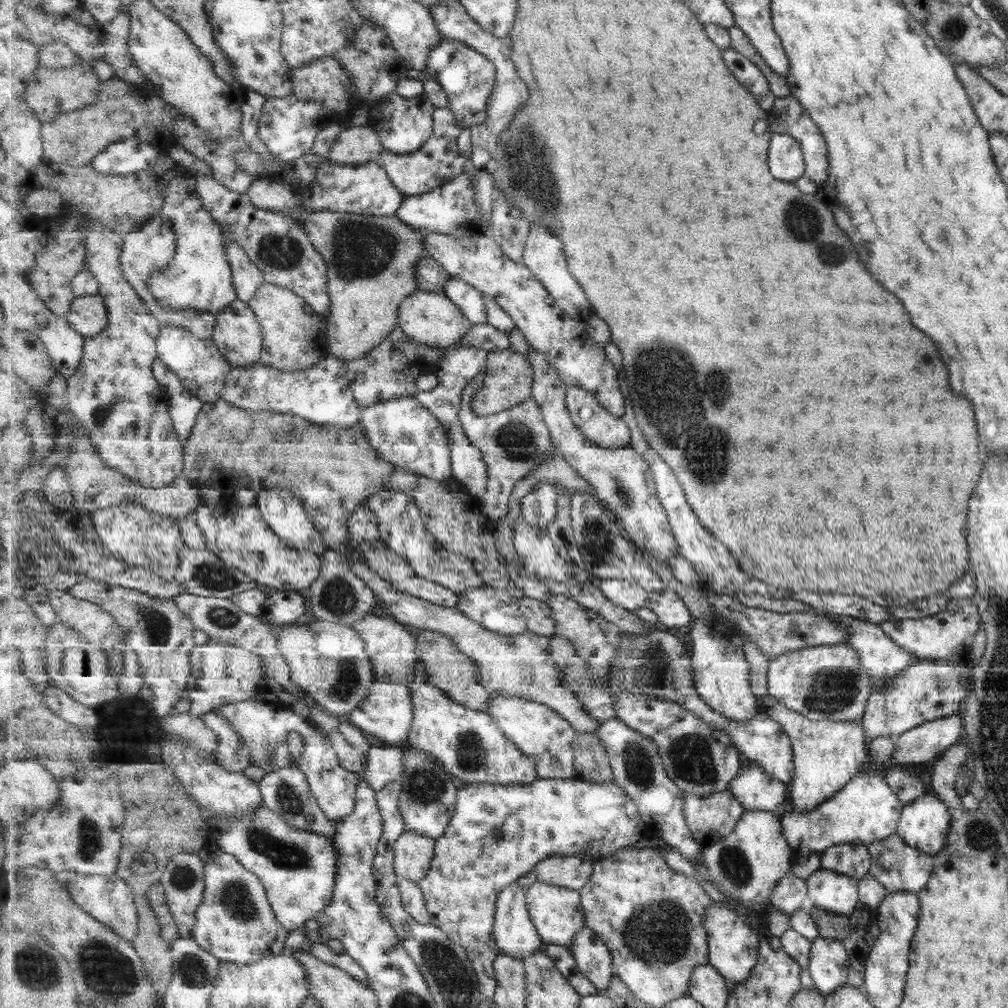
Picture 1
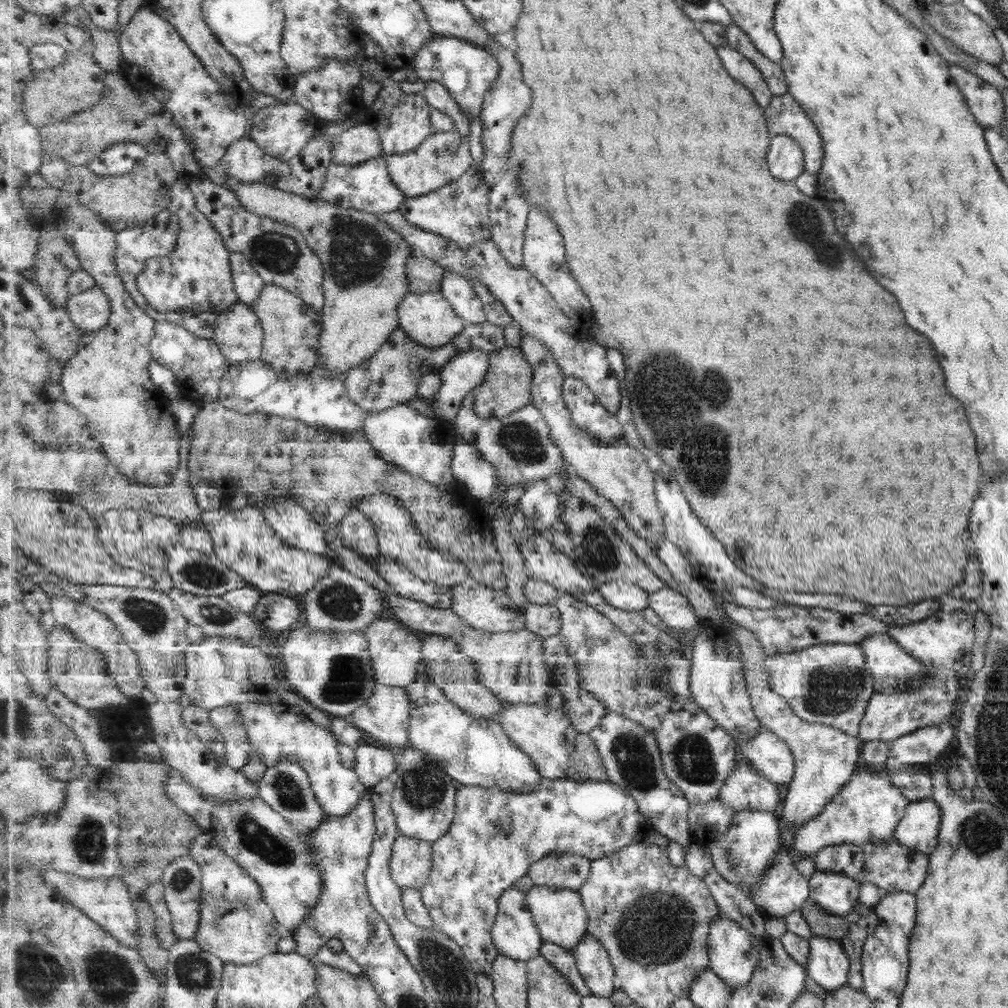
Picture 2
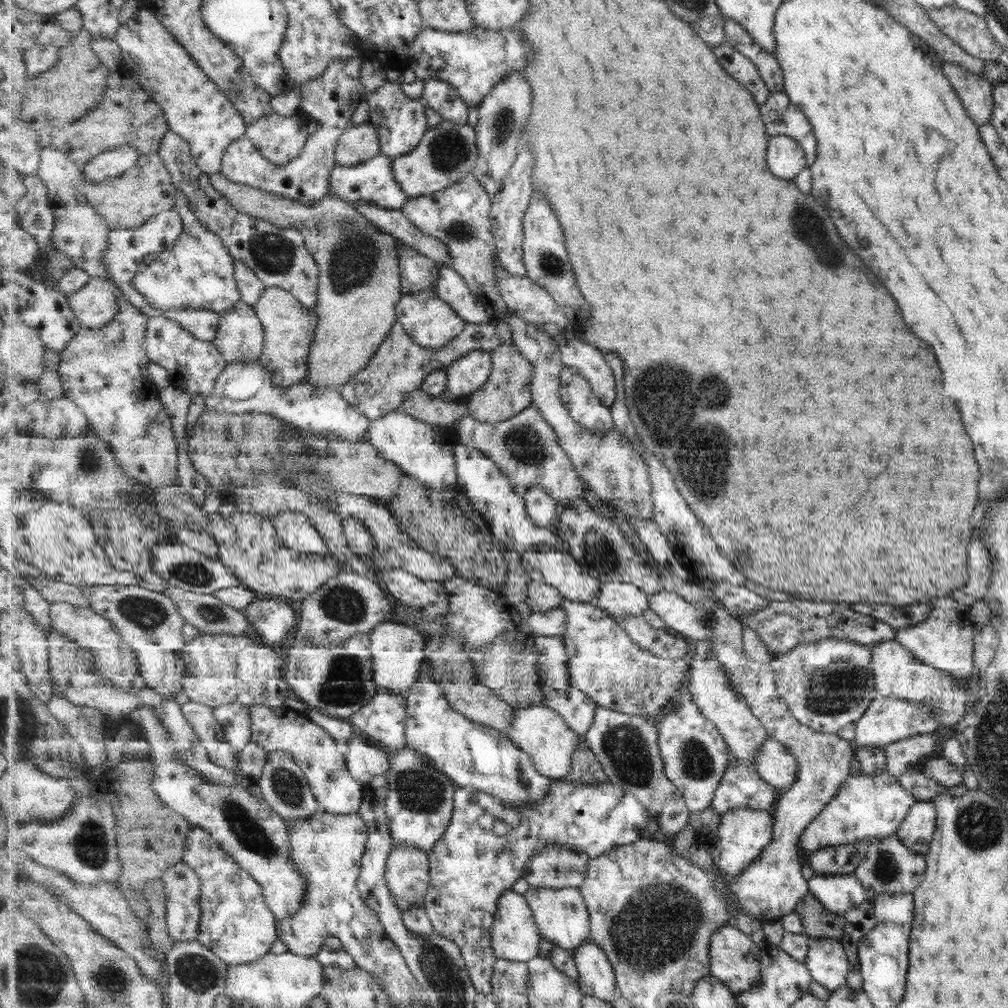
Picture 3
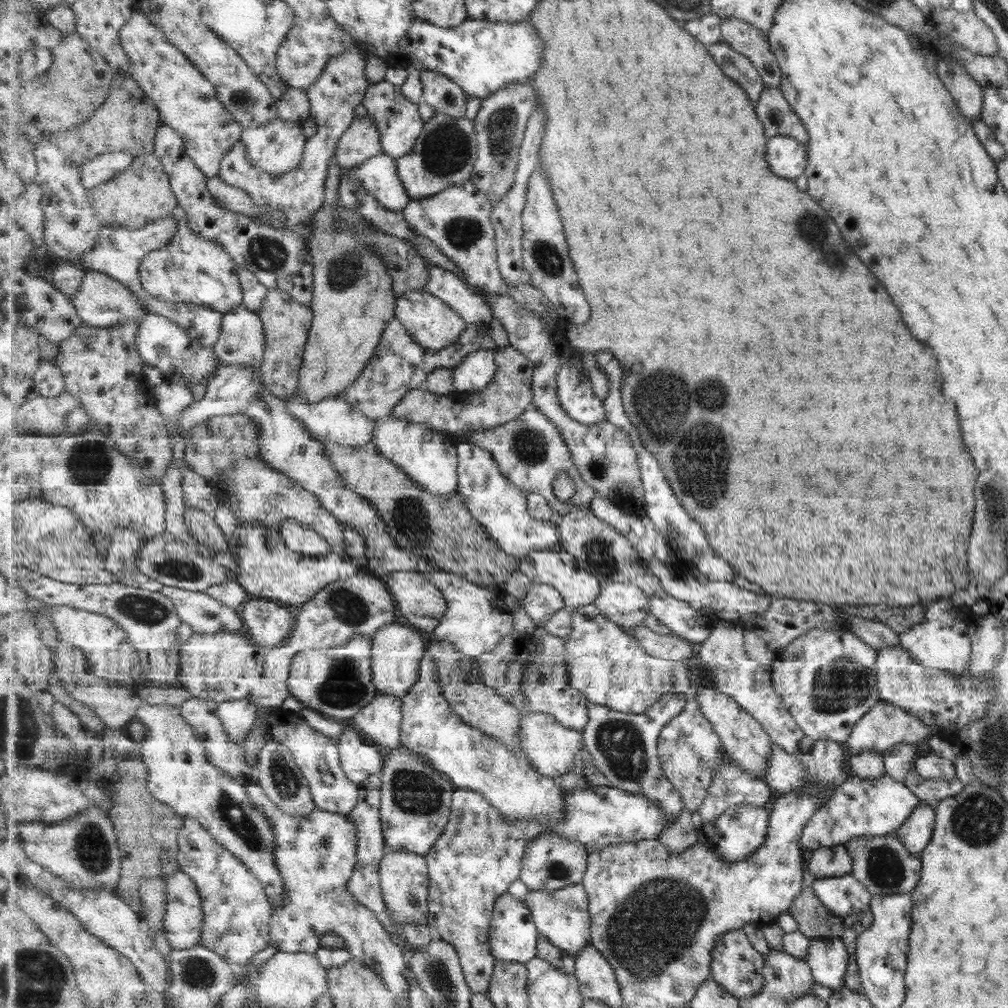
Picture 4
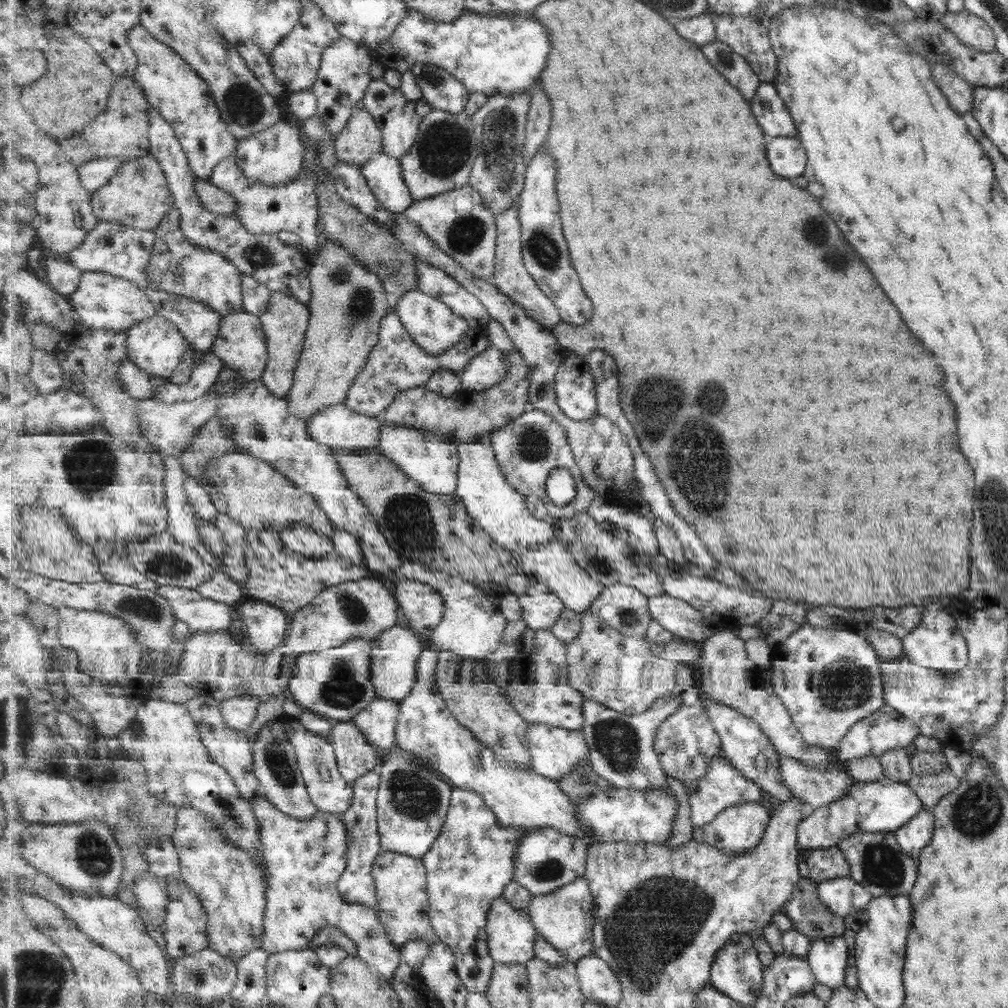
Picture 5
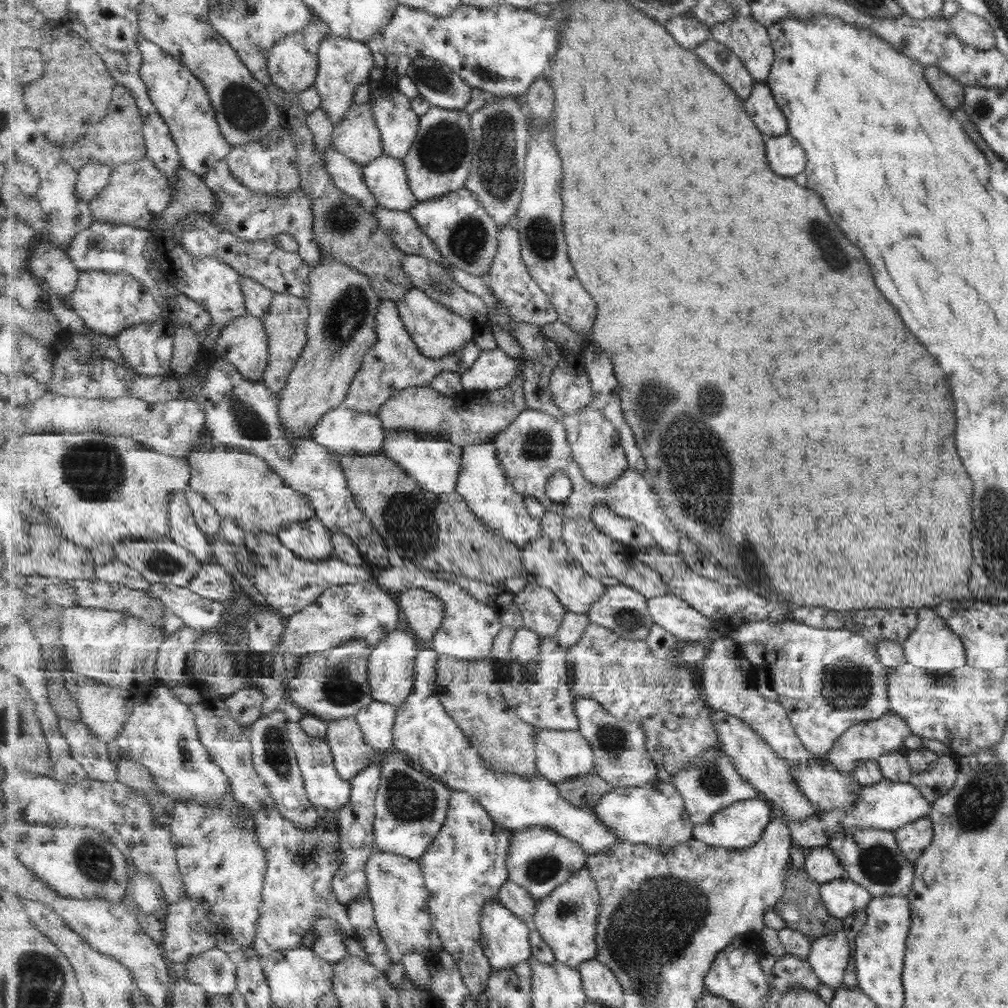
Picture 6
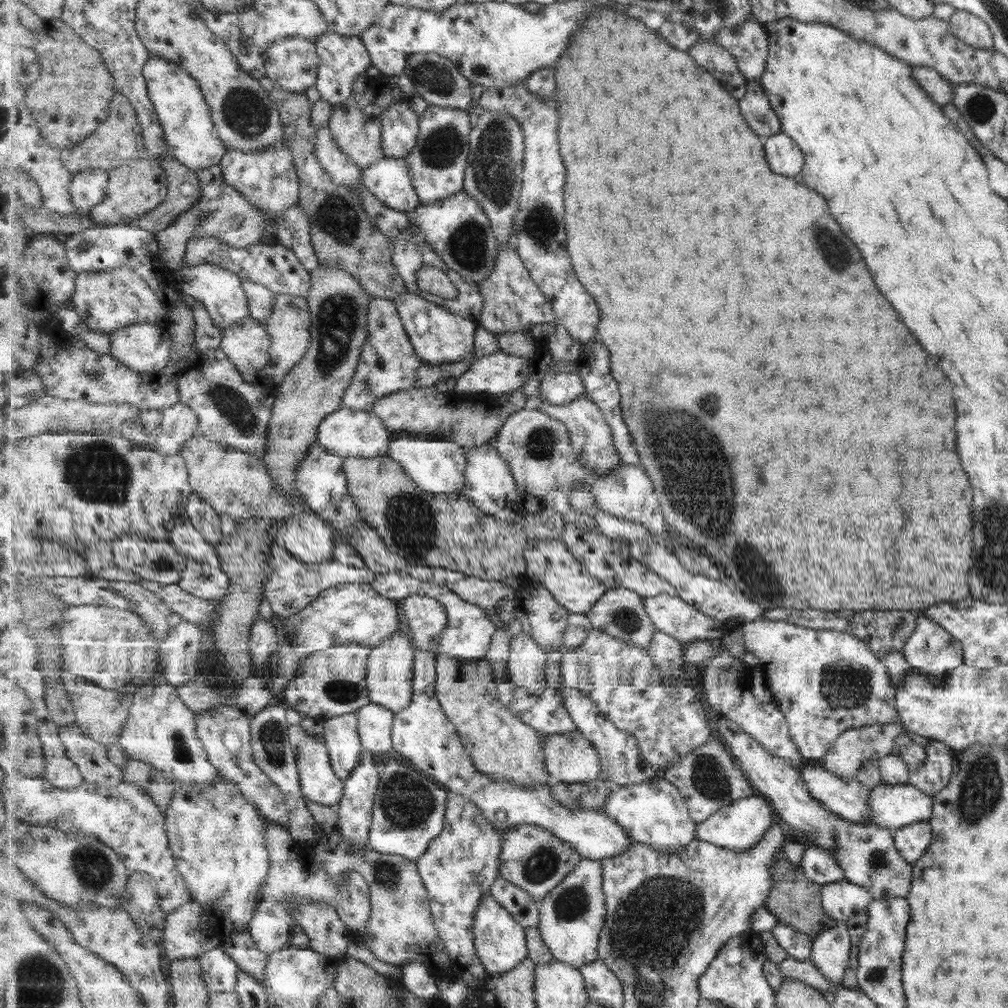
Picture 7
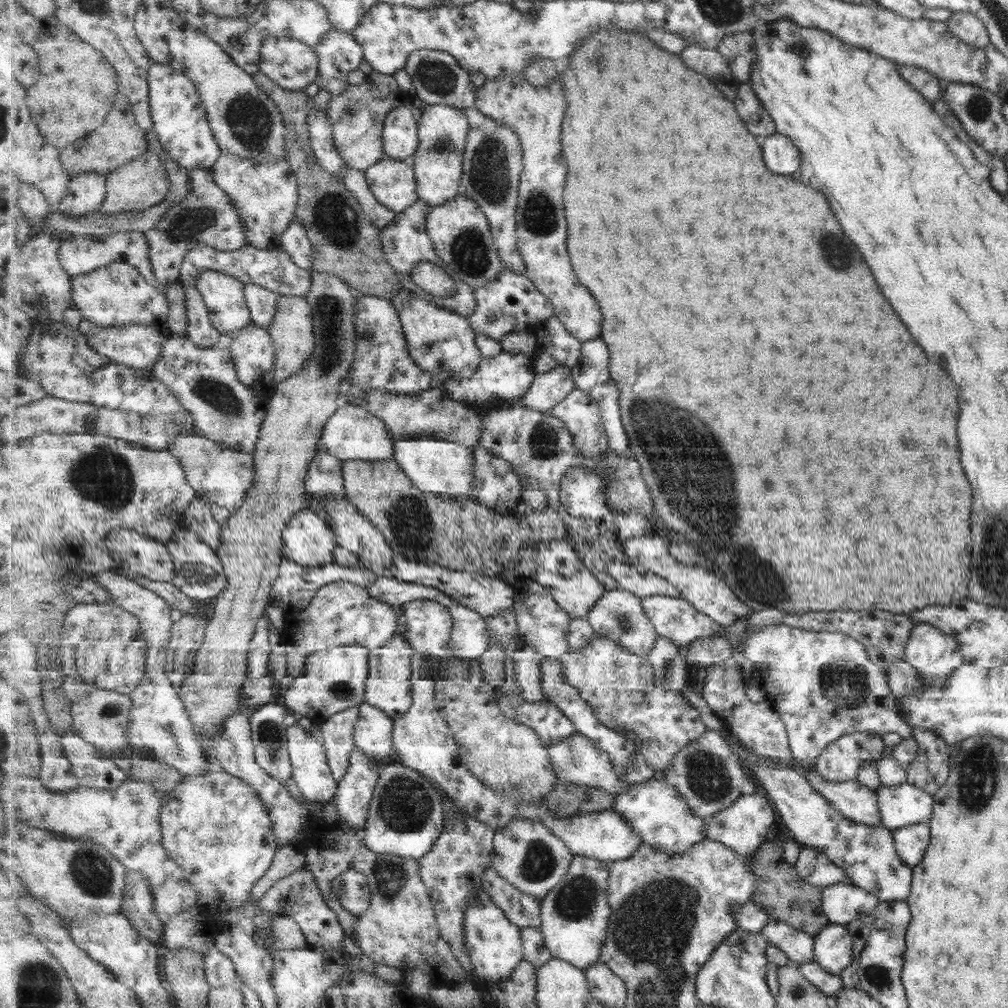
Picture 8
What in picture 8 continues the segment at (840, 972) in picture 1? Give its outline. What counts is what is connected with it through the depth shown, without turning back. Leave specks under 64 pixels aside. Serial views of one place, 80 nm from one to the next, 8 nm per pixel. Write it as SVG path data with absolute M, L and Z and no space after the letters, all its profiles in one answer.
M833 923L819 929L813 939L813 962L839 976L851 962L852 942L848 930Z

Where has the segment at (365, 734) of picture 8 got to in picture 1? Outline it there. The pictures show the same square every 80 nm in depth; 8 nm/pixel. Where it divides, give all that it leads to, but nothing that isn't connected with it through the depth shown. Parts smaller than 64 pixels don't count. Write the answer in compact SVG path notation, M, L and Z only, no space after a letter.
M376 681L369 690L368 698L349 714L348 720L366 734L373 734L381 740L387 740L400 746L399 742L408 742L414 719L414 704L411 690L401 684Z

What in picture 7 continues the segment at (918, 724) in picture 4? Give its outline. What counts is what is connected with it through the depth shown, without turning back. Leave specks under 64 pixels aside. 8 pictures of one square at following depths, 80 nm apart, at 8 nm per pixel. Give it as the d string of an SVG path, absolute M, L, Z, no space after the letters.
M899 720L845 730L832 742L828 753L821 758L821 766L837 776L855 777L863 762L877 761L886 755L891 755L893 739L901 734L903 734L903 728Z

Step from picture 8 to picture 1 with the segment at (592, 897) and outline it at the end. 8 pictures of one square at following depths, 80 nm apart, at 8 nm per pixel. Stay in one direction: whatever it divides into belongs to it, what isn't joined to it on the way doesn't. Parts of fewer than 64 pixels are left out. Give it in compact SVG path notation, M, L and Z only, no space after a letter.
M539 881L526 888L528 890L528 909L543 942L569 948L576 940L577 934L587 925L580 891Z

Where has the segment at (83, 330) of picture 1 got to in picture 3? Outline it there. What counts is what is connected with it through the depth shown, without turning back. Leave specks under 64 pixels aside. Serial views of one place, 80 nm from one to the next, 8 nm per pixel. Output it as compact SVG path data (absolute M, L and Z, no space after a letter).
M95 276L85 288L68 295L68 301L83 327L100 329L120 313L120 294L113 282Z

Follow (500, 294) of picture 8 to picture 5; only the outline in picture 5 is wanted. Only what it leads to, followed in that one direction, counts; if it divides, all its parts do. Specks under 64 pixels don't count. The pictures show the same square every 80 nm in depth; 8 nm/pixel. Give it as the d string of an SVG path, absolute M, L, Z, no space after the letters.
M517 201L511 209L507 209L505 213L496 216L498 241L496 248L497 270L495 270L494 286L507 296L510 296L515 302L518 302L533 320L547 327L563 325L557 305L536 284L533 276L531 276L525 266L522 251L522 224L519 220L519 208L521 208L520 201Z

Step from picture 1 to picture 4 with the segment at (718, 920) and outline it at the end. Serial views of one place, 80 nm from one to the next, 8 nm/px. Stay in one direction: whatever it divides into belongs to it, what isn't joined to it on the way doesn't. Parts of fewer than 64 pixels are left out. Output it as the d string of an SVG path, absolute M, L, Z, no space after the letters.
M743 929L728 932L717 943L712 955L712 978L724 986L735 998L739 1000L751 998L762 991L765 984L764 962L766 960L761 952L757 952L751 946Z

